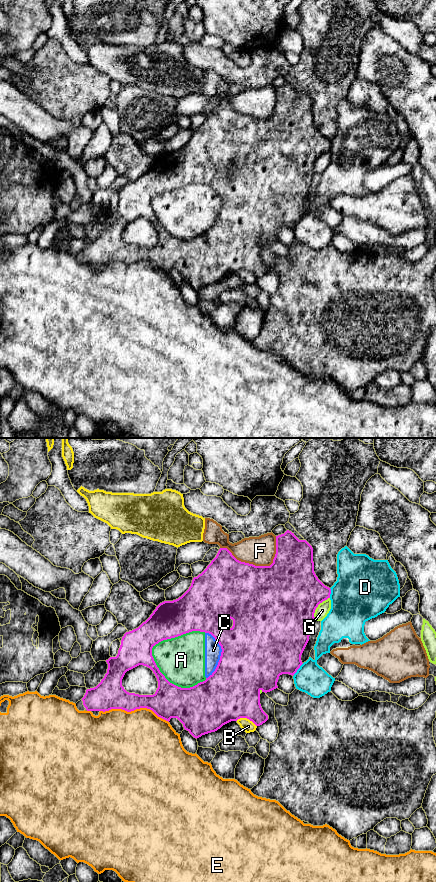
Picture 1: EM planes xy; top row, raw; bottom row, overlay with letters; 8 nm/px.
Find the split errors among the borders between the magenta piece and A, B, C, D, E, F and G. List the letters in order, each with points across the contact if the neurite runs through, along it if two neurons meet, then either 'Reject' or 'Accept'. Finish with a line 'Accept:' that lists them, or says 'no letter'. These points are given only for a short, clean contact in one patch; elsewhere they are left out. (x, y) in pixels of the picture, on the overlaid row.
A: Reject
B: Reject
C: Reject
D: Reject
E: Reject
F: Reject
G: Reject
Accept: no letter

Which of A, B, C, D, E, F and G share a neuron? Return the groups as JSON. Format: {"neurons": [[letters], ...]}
{"neurons": [["A", "C"], ["B"], ["D"], ["E"], ["F"], ["G"]]}

